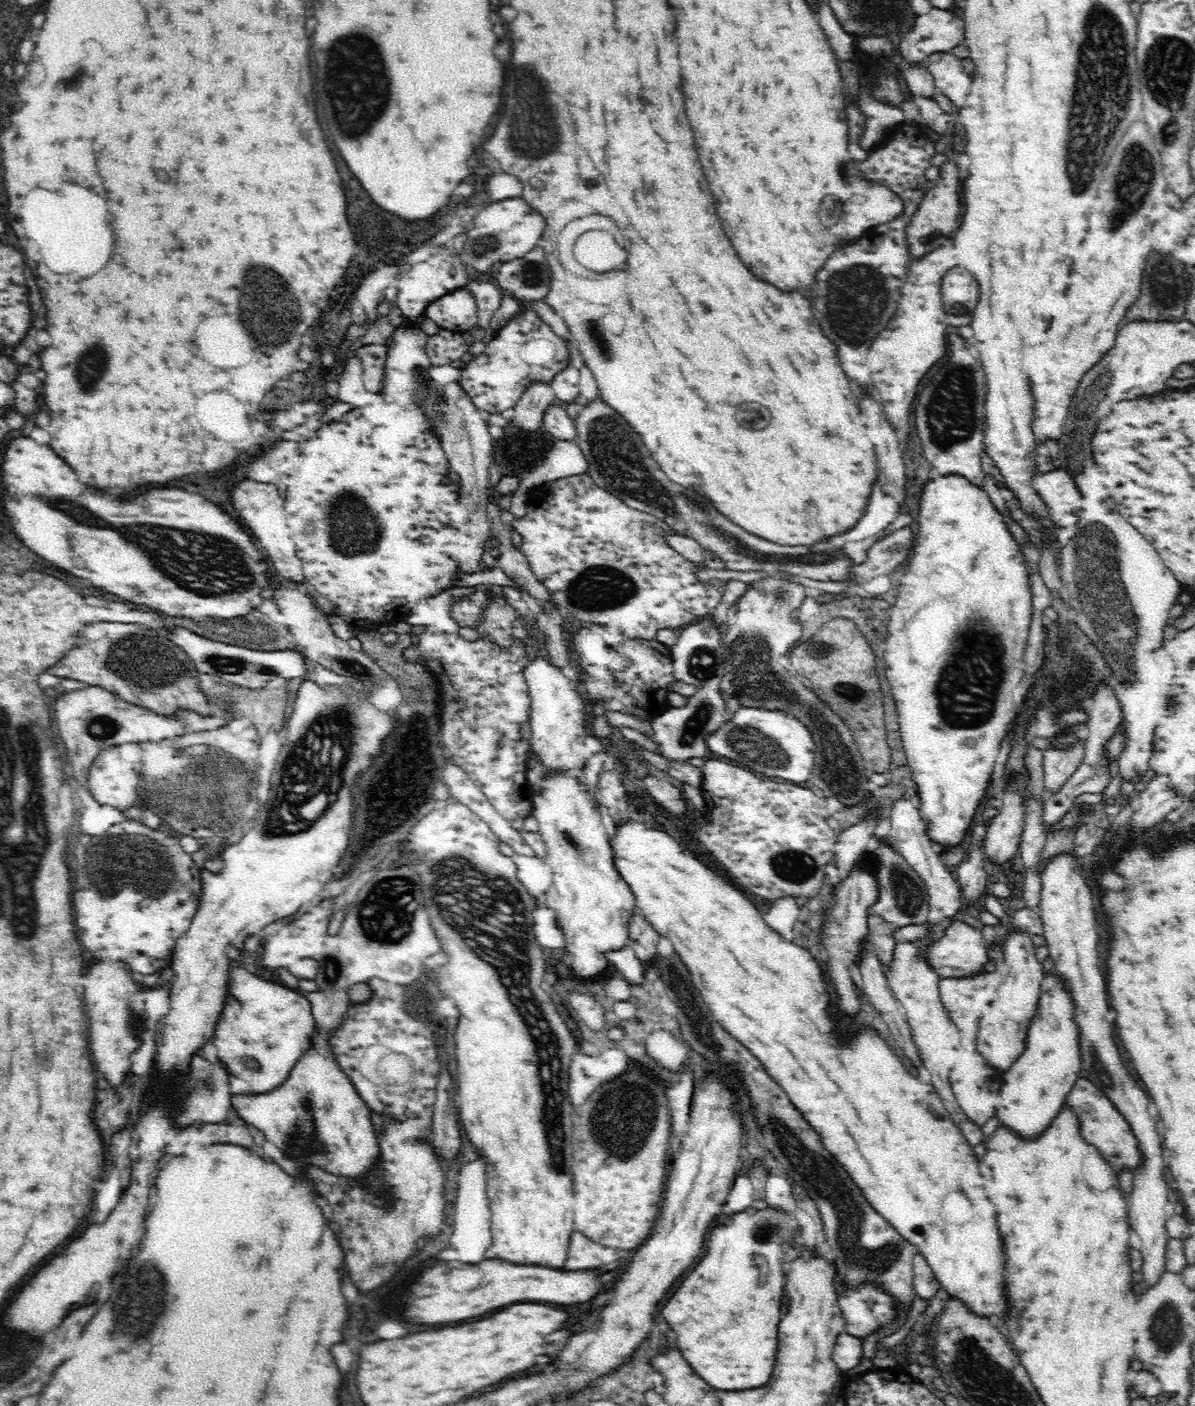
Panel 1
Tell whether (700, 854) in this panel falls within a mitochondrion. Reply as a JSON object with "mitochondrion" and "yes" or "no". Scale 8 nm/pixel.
{"mitochondrion":"no"}

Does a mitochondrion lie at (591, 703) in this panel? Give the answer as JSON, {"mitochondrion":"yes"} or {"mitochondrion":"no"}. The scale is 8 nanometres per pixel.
{"mitochondrion":"no"}

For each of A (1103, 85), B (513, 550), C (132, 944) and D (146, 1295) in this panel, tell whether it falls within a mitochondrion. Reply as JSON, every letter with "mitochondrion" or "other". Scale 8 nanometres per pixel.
{"A":"mitochondrion","B":"other","C":"other","D":"mitochondrion"}

